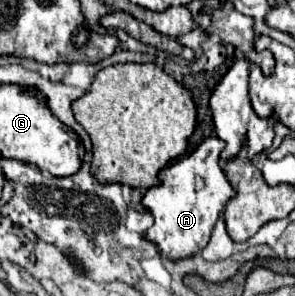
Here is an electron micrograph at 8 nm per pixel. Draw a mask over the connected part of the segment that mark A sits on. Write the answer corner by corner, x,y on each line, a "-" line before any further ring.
217,137
205,139
191,155
179,159
179,163
171,163
159,173
159,185
147,189
143,195
143,209
153,217
153,225
147,229
145,239
157,245
159,255
171,261
187,259
197,255
211,239
215,221
219,213
225,209
227,201
235,195
231,189
223,169
219,167
219,153
225,143

